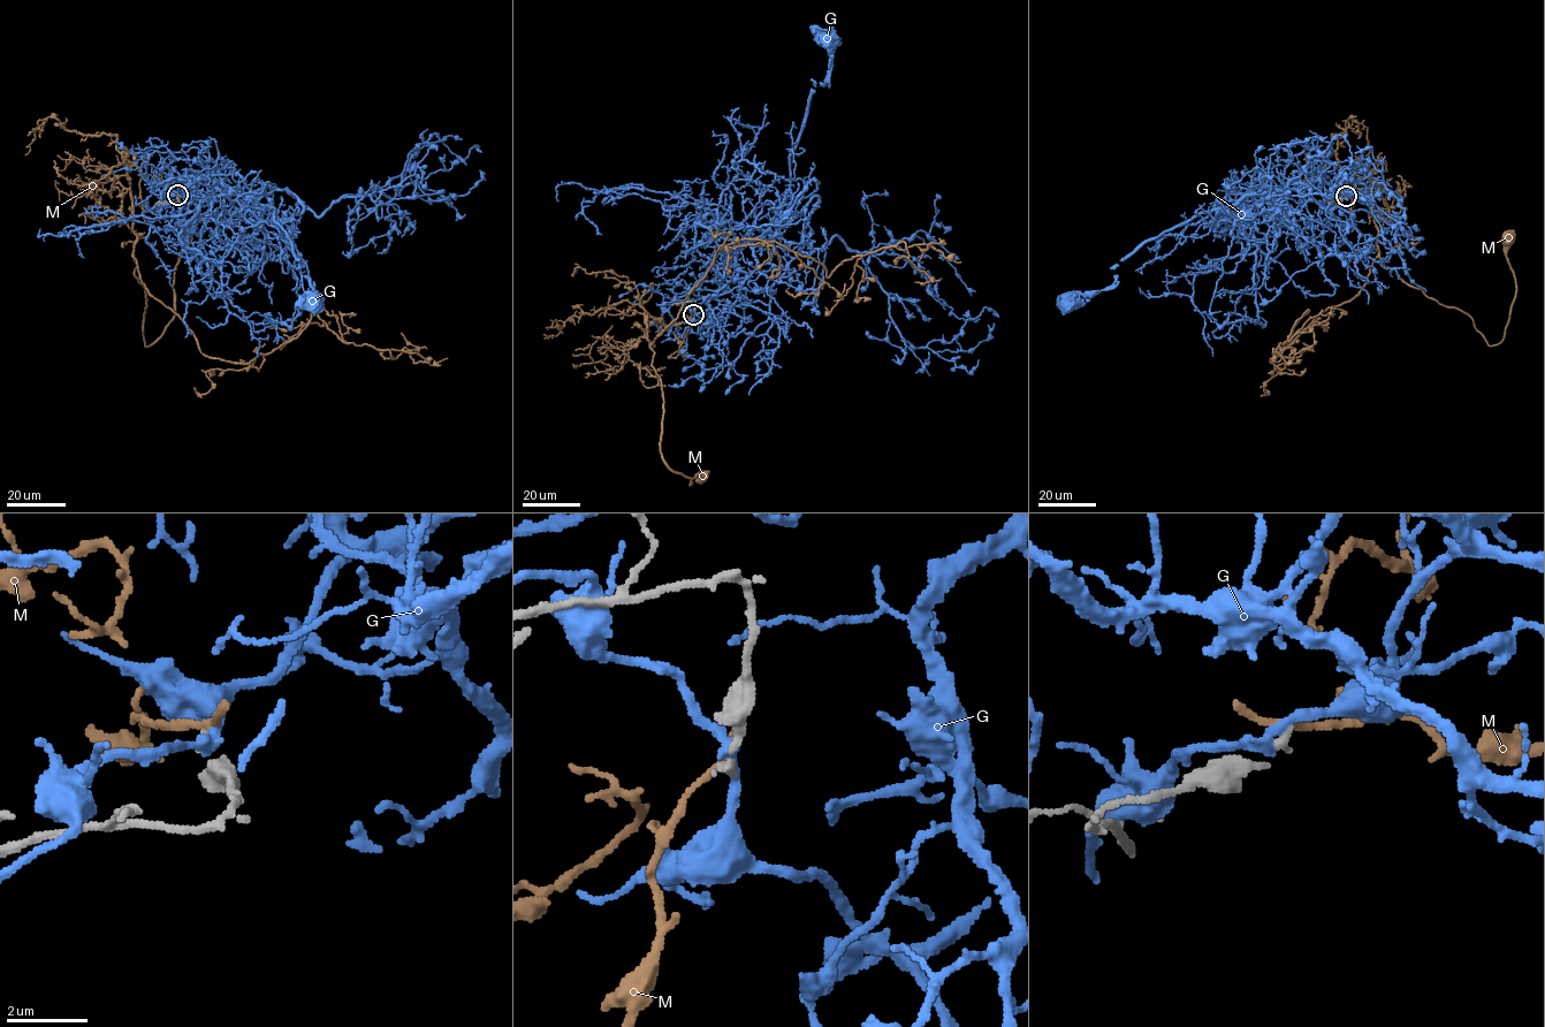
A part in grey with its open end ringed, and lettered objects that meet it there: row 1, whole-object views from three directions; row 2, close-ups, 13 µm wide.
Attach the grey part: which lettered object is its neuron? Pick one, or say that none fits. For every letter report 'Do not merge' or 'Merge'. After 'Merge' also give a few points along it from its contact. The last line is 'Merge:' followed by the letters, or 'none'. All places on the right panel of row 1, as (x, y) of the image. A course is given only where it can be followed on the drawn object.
G: Do not merge
M: Do not merge
Merge: none

